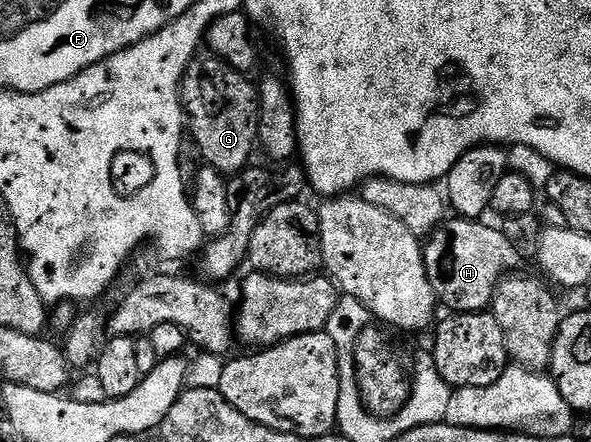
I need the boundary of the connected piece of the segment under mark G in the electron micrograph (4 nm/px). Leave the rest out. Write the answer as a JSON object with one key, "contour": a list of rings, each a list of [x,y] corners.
{"contour":[[[198,55],[187,67],[181,80],[181,108],[185,110],[187,129],[193,135],[195,143],[202,151],[204,164],[211,169],[217,169],[226,175],[236,175],[250,164],[249,156],[253,153],[253,145],[258,144],[257,124],[259,123],[259,89],[249,82],[244,73],[235,71],[212,55]]]}

